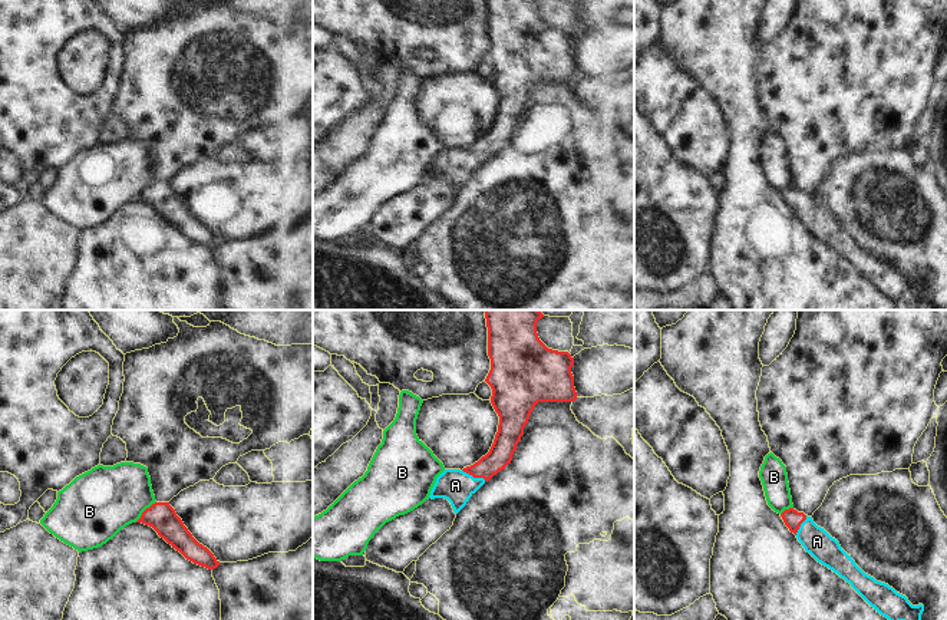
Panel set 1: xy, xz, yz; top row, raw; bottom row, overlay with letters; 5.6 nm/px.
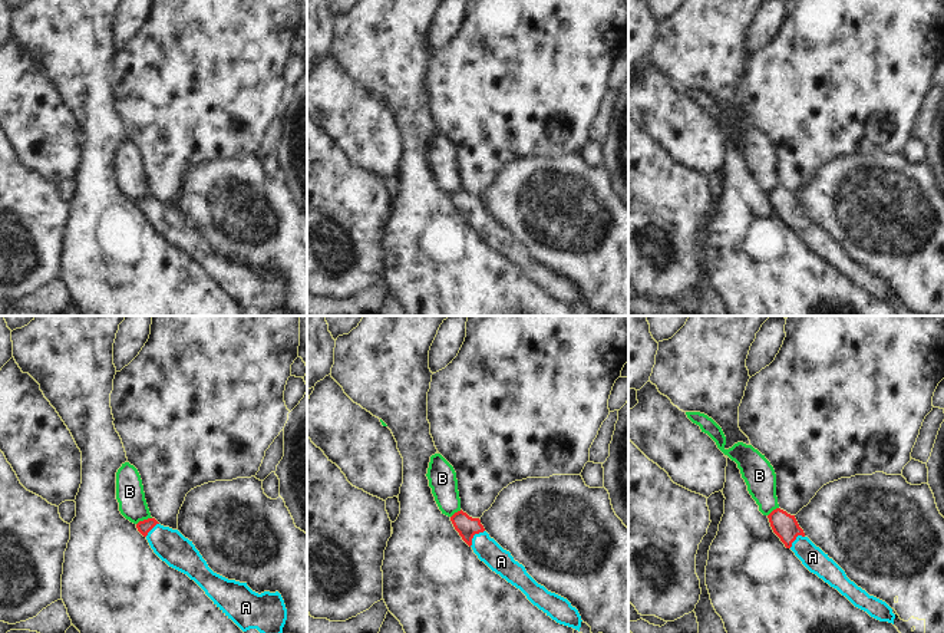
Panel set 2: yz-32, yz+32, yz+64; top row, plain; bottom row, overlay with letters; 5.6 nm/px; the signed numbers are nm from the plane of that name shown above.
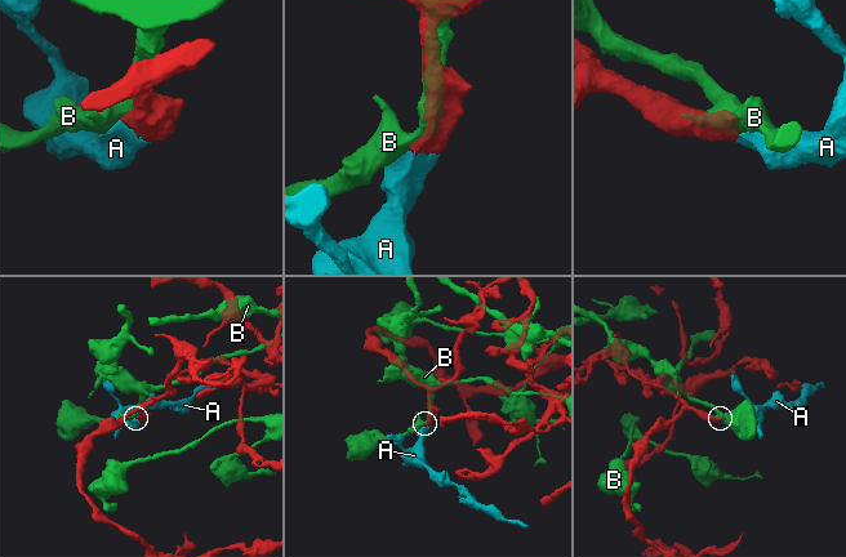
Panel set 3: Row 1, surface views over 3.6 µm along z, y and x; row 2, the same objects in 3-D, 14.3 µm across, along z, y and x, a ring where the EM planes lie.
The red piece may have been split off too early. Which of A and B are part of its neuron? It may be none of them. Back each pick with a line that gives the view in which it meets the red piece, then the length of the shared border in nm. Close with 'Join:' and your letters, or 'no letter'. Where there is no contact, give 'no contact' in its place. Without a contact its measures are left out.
A: contact in xz; length 150 nm
Join: A

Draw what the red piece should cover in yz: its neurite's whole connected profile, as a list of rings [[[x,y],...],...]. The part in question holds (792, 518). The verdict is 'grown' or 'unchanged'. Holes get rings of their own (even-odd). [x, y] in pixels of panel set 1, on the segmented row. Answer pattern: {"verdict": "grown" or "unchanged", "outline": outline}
{"verdict": "grown", "outline": [[[793,508],[785,509],[781,517],[805,551],[849,583],[877,613],[888,620],[921,620],[923,604],[913,606],[892,587],[865,574],[839,542],[814,522],[812,517]]]}

